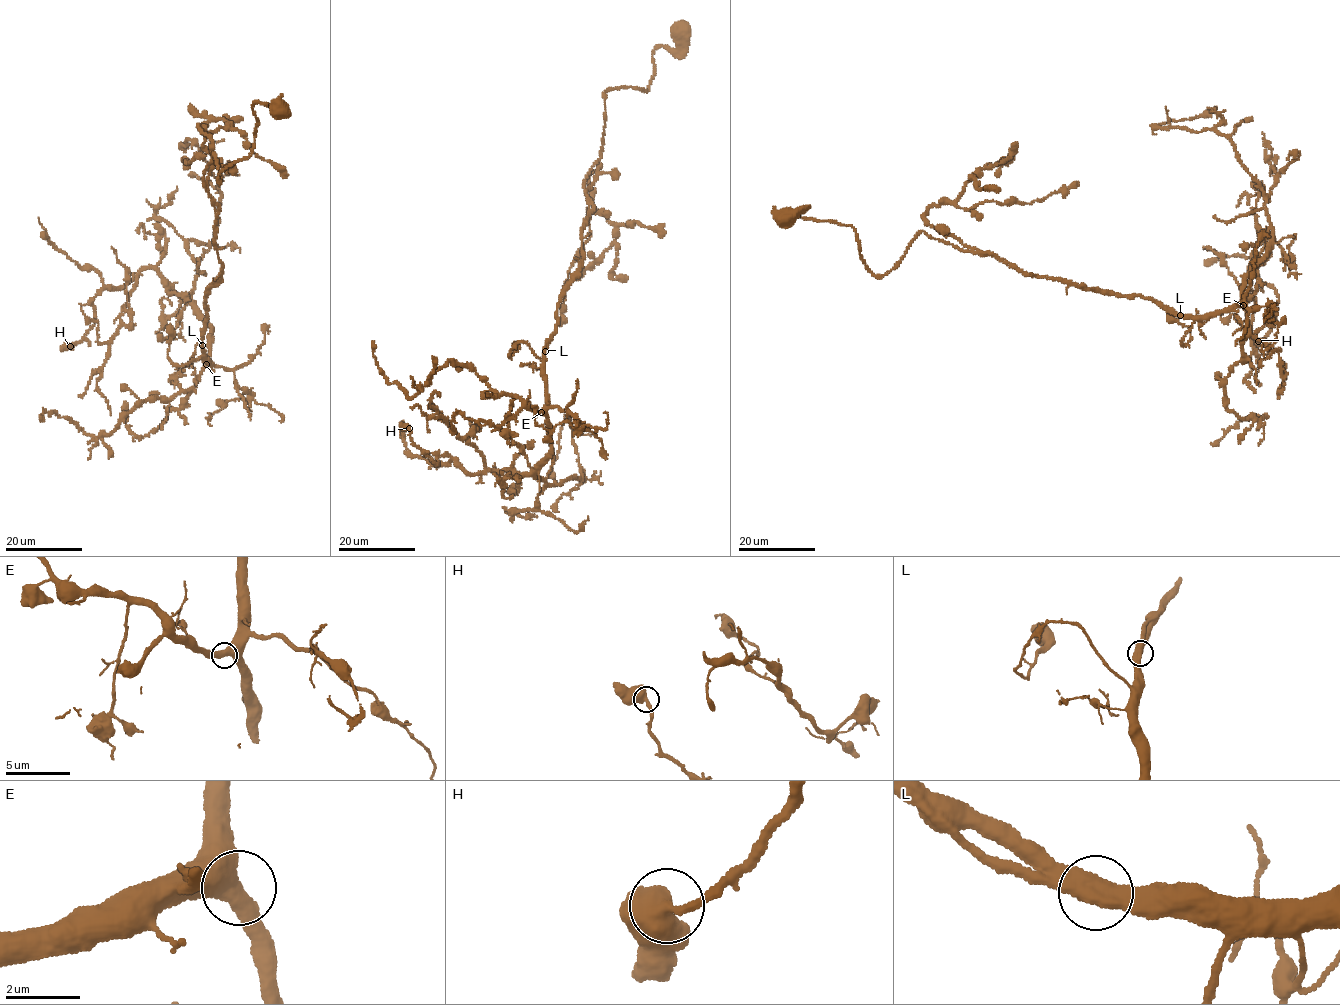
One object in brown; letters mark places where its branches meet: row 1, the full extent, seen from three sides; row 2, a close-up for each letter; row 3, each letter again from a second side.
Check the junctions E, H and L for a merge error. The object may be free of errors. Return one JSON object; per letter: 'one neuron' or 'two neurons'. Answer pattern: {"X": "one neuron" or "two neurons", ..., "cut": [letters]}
{"E": "one neuron", "H": "one neuron", "L": "one neuron", "cut": []}

